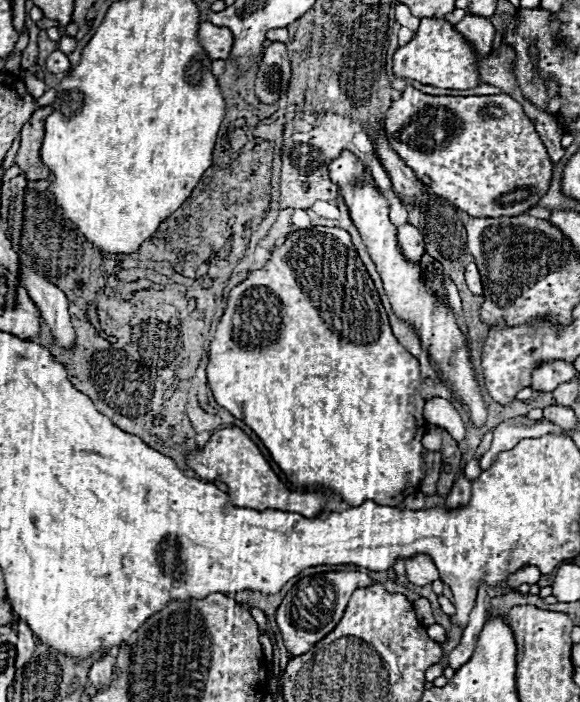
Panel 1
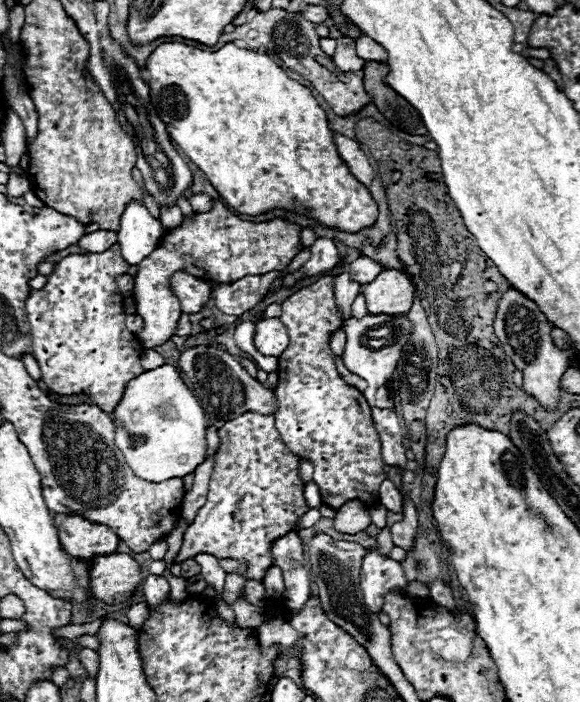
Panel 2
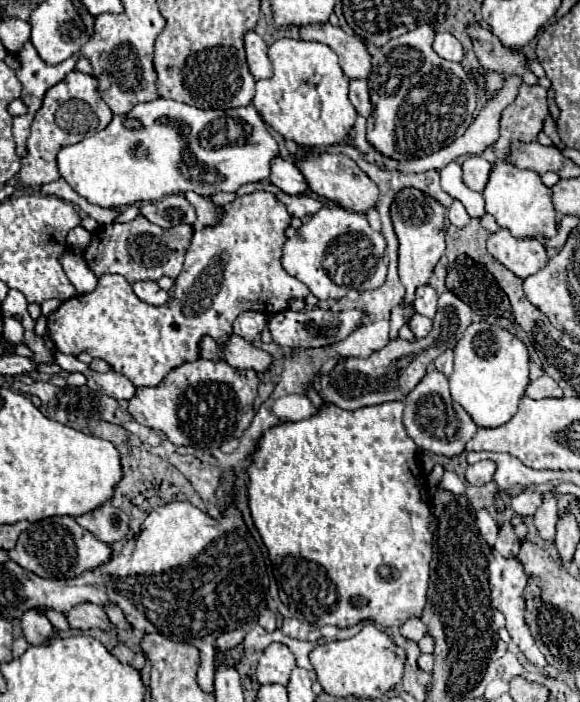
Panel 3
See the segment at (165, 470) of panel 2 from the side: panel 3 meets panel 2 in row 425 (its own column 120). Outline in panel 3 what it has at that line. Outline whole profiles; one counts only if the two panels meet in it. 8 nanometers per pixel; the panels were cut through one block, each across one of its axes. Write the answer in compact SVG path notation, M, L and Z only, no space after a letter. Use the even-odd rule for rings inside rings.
M166 98L138 104L128 114L114 116L112 122L94 136L62 148L58 154L60 176L80 196L102 208L156 202L166 194L184 194L188 190L200 196L236 192L242 184L266 180L270 174L270 160L278 156L278 144L268 134L266 122L252 104L228 109L226 114L248 126L246 140L204 148L200 144L200 132L222 118L222 110L198 110Z

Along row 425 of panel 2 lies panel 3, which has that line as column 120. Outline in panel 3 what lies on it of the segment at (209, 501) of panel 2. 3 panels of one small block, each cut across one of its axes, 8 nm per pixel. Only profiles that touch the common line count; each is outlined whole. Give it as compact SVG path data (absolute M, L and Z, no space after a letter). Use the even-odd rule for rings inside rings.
M136 216L128 224L112 224L112 226L100 226L92 234L92 242L86 248L84 256L90 266L90 270L96 276L102 274L120 274L128 282L136 280L160 280L162 276L168 276L172 280L178 278L184 264L184 254L190 246L192 238L192 226L180 224L170 230L164 230L152 222L148 222L144 216Z

